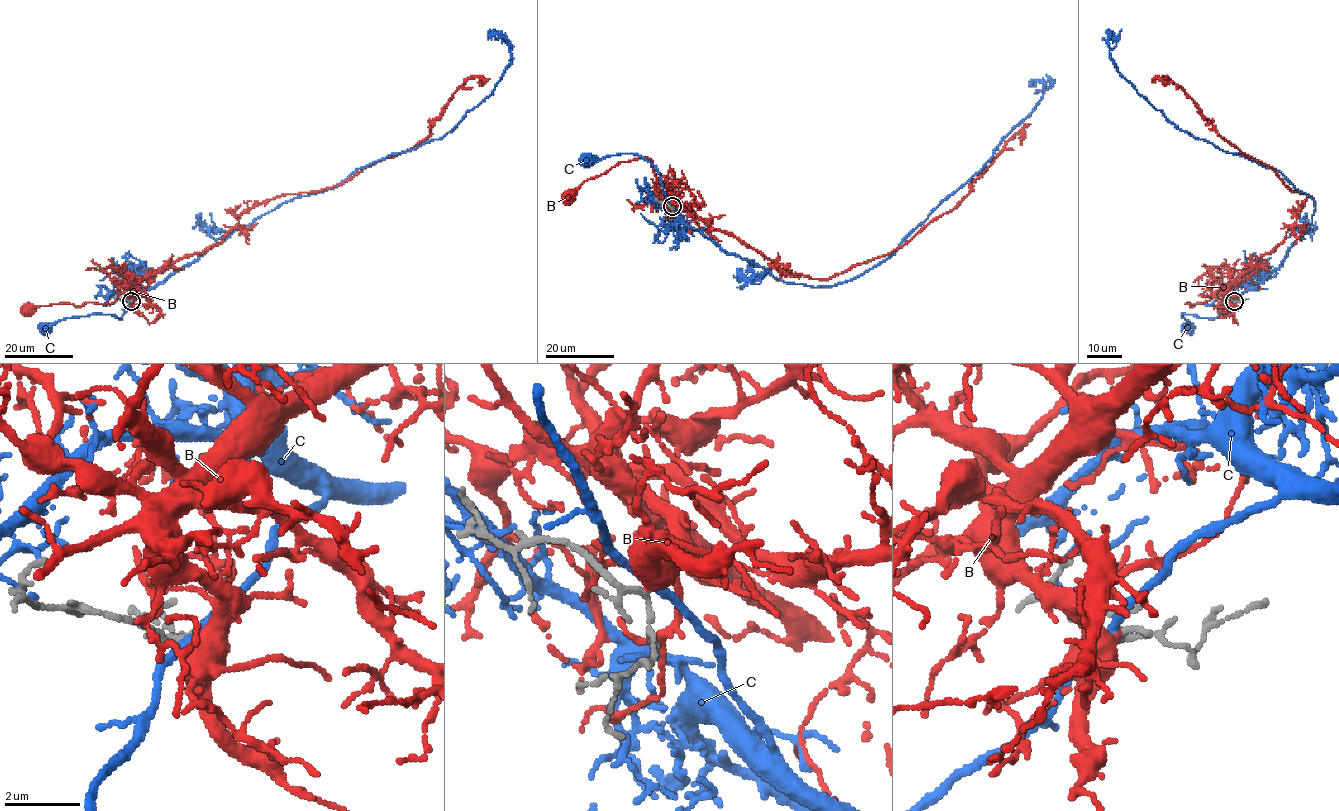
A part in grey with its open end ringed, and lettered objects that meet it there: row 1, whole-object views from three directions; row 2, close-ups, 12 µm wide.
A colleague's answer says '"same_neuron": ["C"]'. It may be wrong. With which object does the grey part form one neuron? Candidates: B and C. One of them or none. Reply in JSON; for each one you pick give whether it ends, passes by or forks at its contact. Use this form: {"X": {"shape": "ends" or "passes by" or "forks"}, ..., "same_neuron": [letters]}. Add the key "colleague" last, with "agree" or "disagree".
{"B": {"shape": "passes by"}, "same_neuron": ["B"], "colleague": "disagree"}

